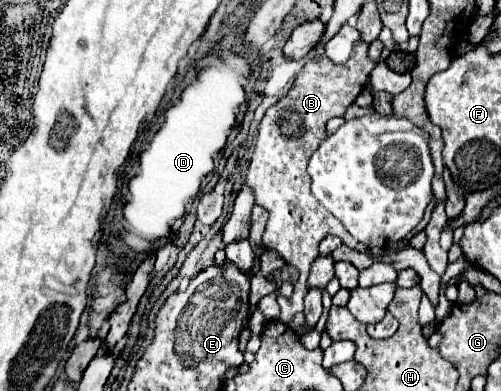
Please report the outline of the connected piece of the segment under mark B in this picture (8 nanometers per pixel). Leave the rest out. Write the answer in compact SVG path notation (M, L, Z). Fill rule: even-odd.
M365 42L357 44L347 64L333 64L325 56L311 58L299 72L293 88L275 106L267 110L267 114L259 124L259 136L245 182L253 186L255 202L269 212L269 220L263 232L263 246L269 250L277 250L287 264L299 268L301 272L299 280L295 282L293 296L277 298L281 306L279 320L285 324L291 320L293 314L303 312L309 266L319 256L317 246L321 238L325 238L327 234L335 234L343 240L343 244L371 254L369 248L357 244L357 240L349 236L345 226L335 216L325 212L325 208L321 208L321 204L315 200L315 196L309 190L307 162L309 156L317 150L317 144L327 136L325 134L327 120L345 114L345 110L355 102L357 94L365 88L373 68L375 62L369 60Z

